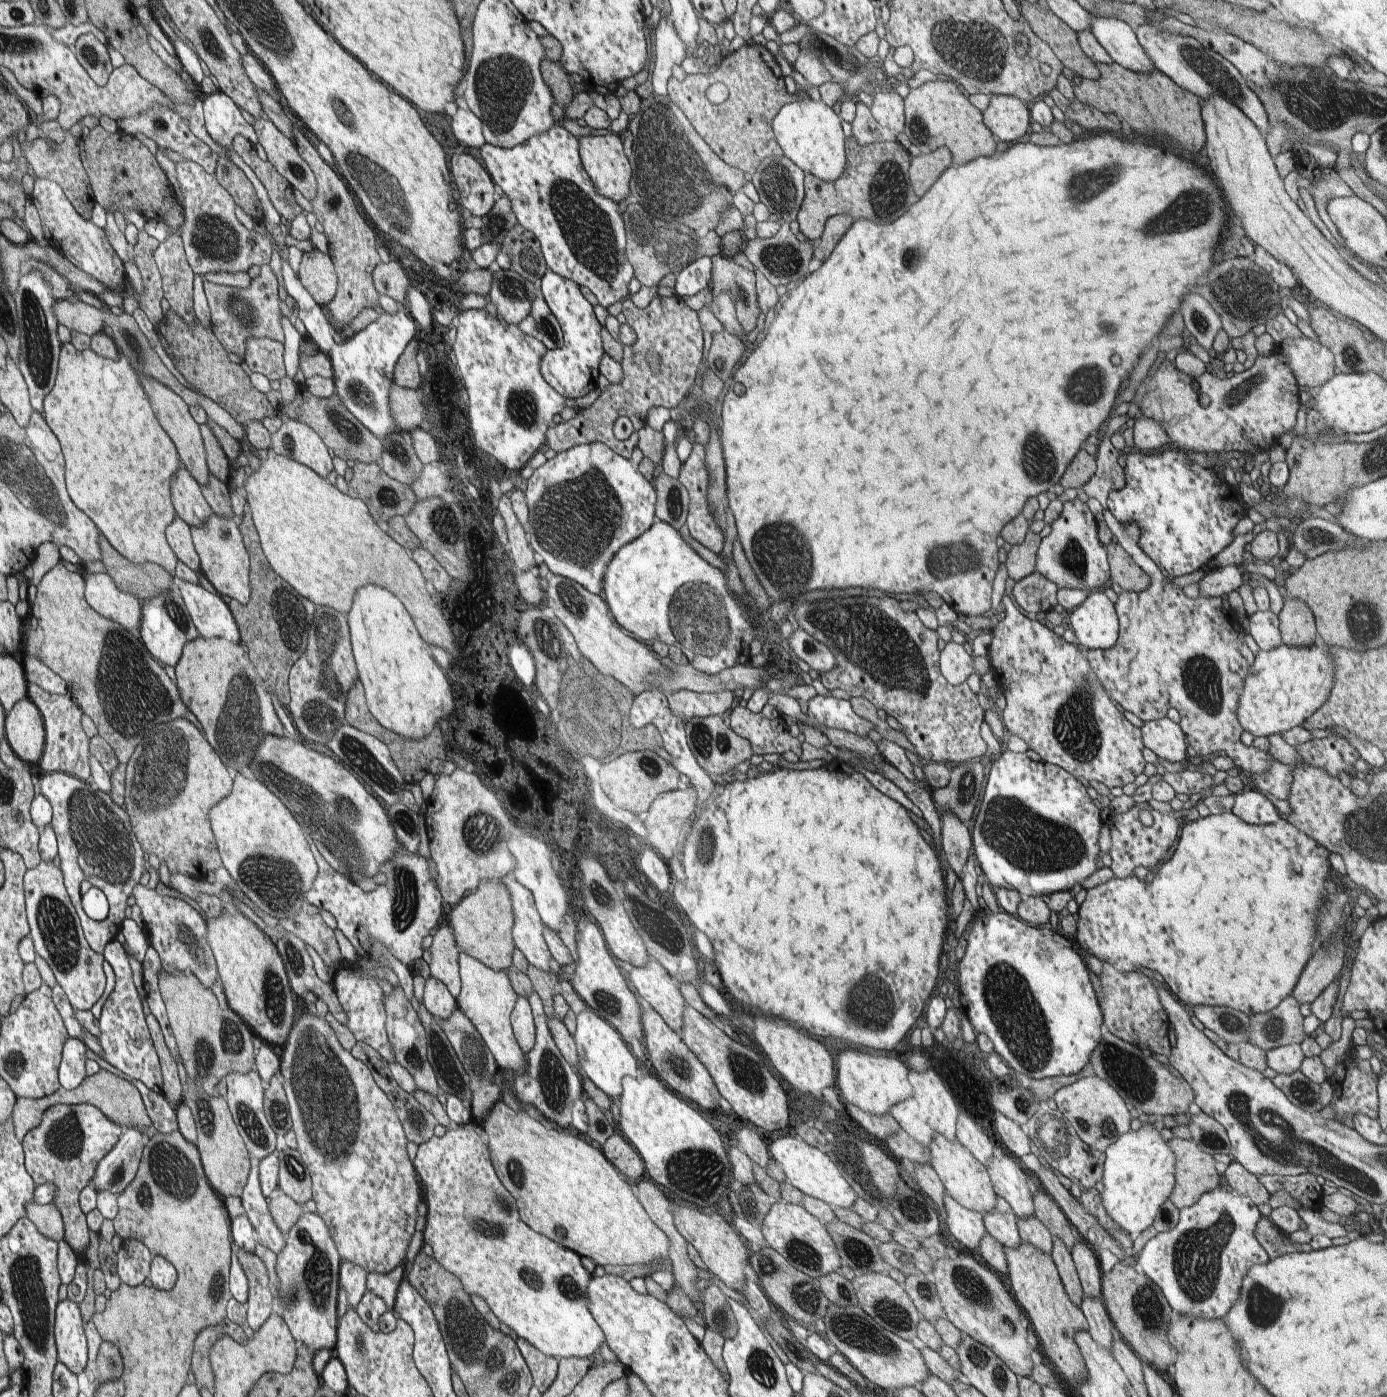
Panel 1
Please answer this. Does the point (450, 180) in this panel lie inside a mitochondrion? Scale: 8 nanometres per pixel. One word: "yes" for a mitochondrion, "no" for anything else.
no

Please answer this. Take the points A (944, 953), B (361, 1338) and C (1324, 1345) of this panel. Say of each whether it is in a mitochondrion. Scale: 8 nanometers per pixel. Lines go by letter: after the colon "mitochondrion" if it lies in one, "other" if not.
A: other
B: mitochondrion
C: other

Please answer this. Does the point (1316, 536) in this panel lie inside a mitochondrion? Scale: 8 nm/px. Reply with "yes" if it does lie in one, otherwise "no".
yes

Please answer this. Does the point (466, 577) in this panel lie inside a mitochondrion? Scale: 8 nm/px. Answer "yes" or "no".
no

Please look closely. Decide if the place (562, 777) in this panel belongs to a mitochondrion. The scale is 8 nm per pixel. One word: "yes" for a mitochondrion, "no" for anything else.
no

